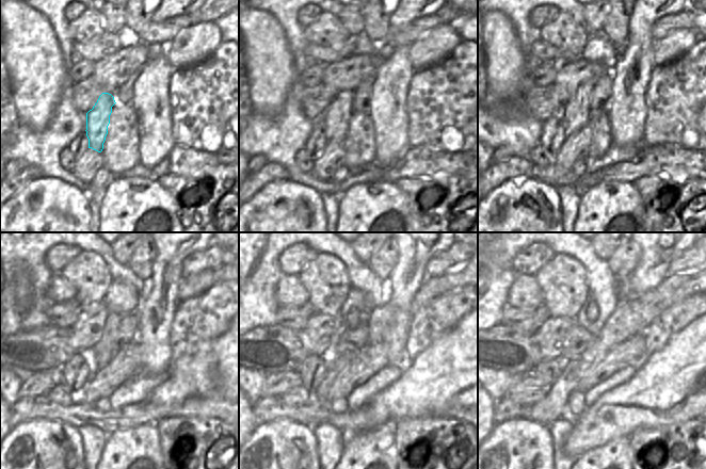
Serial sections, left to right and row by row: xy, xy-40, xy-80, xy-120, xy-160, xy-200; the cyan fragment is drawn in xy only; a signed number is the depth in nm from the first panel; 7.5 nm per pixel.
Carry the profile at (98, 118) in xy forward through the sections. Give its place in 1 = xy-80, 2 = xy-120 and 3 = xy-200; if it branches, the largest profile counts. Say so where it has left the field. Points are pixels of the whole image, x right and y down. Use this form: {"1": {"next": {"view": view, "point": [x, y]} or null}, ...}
{"1": {"next": {"view": "xy-80", "point": [575, 114]}}, "2": {"next": {"view": "xy-120", "point": [100, 355]}}, "3": {"next": {"view": "xy-200", "point": [592, 312]}}}

